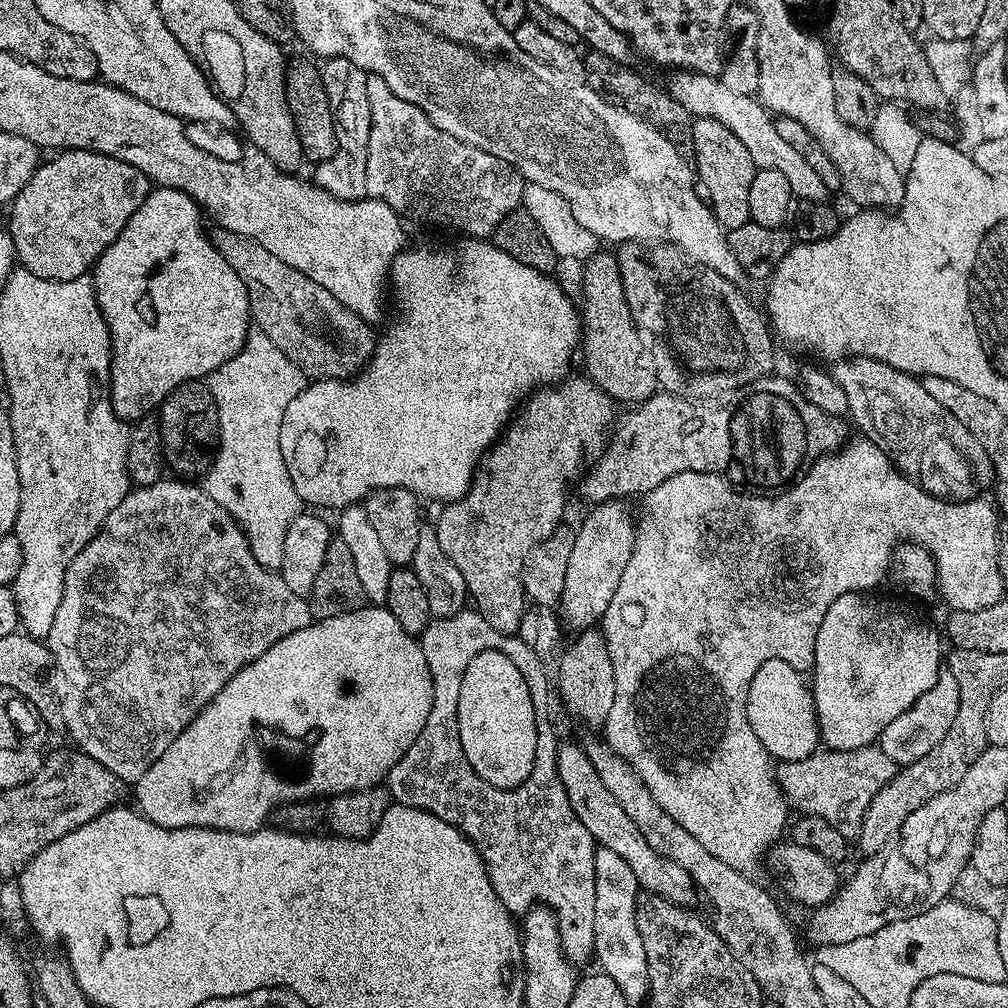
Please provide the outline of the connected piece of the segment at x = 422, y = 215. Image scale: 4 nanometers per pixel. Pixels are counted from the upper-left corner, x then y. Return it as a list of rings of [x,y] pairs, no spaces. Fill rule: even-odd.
[[[369,75],[366,98],[370,101],[370,142],[366,146],[366,190],[373,200],[386,202],[401,218],[409,216],[424,224],[441,224],[444,228],[457,228],[457,233],[468,238],[488,238],[495,233],[498,222],[516,208],[524,198],[525,179],[510,162],[470,146],[446,130],[438,130],[434,122],[418,106],[398,98],[380,76]]]

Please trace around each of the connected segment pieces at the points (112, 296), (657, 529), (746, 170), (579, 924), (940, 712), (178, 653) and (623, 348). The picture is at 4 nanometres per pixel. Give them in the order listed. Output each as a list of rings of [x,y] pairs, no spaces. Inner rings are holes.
[[[153,187],[126,222],[125,228],[114,239],[113,244],[105,250],[94,265],[91,278],[92,286],[96,290],[96,305],[99,306],[108,333],[112,336],[112,409],[122,421],[141,420],[143,416],[155,413],[164,403],[164,399],[178,386],[203,381],[211,372],[218,370],[218,366],[234,358],[234,354],[238,354],[238,350],[244,345],[244,339],[248,337],[250,331],[248,291],[242,278],[234,274],[230,262],[226,262],[226,258],[222,258],[222,254],[218,254],[218,250],[212,245],[211,239],[206,235],[206,228],[204,232],[203,226],[200,225],[200,216],[202,217],[200,205],[194,203],[186,193],[173,188]]]
[[[852,438],[845,443],[844,447],[835,451],[827,453],[815,460],[812,467],[791,485],[787,490],[779,494],[751,494],[747,496],[744,492],[735,492],[730,485],[724,481],[723,475],[710,473],[692,473],[683,472],[682,474],[674,474],[670,478],[666,478],[666,482],[662,482],[658,486],[654,486],[654,490],[644,493],[640,512],[638,508],[638,519],[635,521],[636,526],[636,541],[634,542],[634,550],[630,562],[626,562],[626,570],[624,571],[624,584],[620,584],[620,592],[614,592],[614,598],[610,598],[610,606],[606,610],[606,614],[602,618],[602,631],[604,634],[604,641],[608,647],[610,654],[610,662],[614,666],[614,682],[616,689],[614,690],[614,706],[610,706],[610,714],[606,718],[602,732],[606,737],[608,744],[614,749],[617,754],[628,763],[634,771],[642,778],[642,782],[646,786],[646,790],[650,790],[650,794],[654,798],[654,802],[658,802],[658,806],[662,806],[662,810],[666,810],[670,814],[670,818],[674,818],[674,822],[678,822],[678,826],[682,826],[682,830],[690,830],[690,834],[694,834],[694,838],[698,838],[698,842],[702,842],[710,854],[714,858],[721,859],[726,865],[731,866],[734,870],[738,870],[744,875],[755,873],[755,869],[759,866],[762,856],[783,837],[781,836],[783,830],[785,833],[788,817],[790,813],[787,800],[784,798],[783,792],[776,785],[776,773],[774,771],[773,757],[769,756],[768,751],[762,746],[762,742],[758,738],[758,734],[754,734],[754,730],[748,721],[746,714],[746,698],[748,697],[748,687],[754,678],[754,674],[758,670],[758,666],[762,666],[762,662],[767,660],[785,660],[788,664],[793,664],[795,660],[808,660],[814,664],[814,646],[818,638],[818,626],[822,626],[822,618],[826,618],[826,610],[839,596],[847,592],[859,592],[861,590],[872,590],[876,583],[879,582],[883,576],[887,577],[890,572],[890,565],[892,562],[892,553],[896,551],[901,542],[911,542],[918,544],[920,547],[926,549],[932,554],[933,560],[936,561],[936,575],[938,577],[938,588],[943,592],[972,592],[972,600],[970,600],[970,607],[974,610],[982,610],[986,606],[994,606],[997,602],[1005,599],[1006,582],[1000,573],[1000,563],[998,562],[998,550],[996,549],[996,530],[998,527],[998,516],[994,511],[993,505],[988,504],[981,498],[968,498],[963,502],[949,502],[944,498],[937,498],[932,495],[931,491],[925,490],[915,479],[907,480],[909,477],[902,473],[892,463],[890,457],[885,454],[874,442],[863,438]]]
[[[714,118],[693,119],[692,129],[694,172],[714,218],[725,230],[751,221],[750,184],[758,169],[750,158],[750,150],[746,150],[746,146],[742,146],[742,142],[738,142],[738,138],[734,138],[734,134],[730,134],[730,130],[726,130],[726,126],[722,126],[722,122]]]
[[[465,610],[453,616],[434,618],[426,630],[418,637],[422,654],[426,654],[426,666],[432,668],[432,699],[430,719],[422,726],[422,734],[414,738],[410,750],[388,771],[386,787],[388,795],[397,804],[411,808],[421,808],[446,822],[450,822],[478,850],[484,863],[486,874],[494,888],[500,904],[513,914],[525,914],[536,905],[544,905],[556,916],[560,931],[561,946],[565,958],[573,965],[580,966],[593,959],[594,946],[594,854],[597,850],[596,839],[578,822],[578,814],[566,798],[566,790],[558,778],[556,749],[558,739],[548,717],[548,676],[536,657],[536,648],[521,640],[519,635],[499,632],[482,618],[475,610]],[[483,651],[500,651],[511,656],[522,672],[526,686],[529,687],[531,701],[537,716],[537,754],[529,777],[514,789],[498,789],[483,781],[467,761],[459,741],[454,708],[451,703],[440,704],[440,700],[455,702],[462,685],[464,668],[473,661],[476,654]]]
[[[947,670],[941,671],[934,686],[926,690],[904,713],[899,714],[898,718],[894,718],[886,726],[879,736],[878,746],[897,766],[918,762],[918,758],[930,754],[930,750],[934,750],[934,746],[938,746],[938,742],[946,738],[948,727],[952,725],[952,719],[958,710],[959,701],[958,682],[954,674]]]
[[[162,478],[154,486],[145,488],[133,487],[122,502],[106,518],[100,532],[70,562],[64,579],[62,602],[58,602],[58,614],[54,614],[54,626],[50,626],[50,634],[46,637],[48,651],[52,654],[52,663],[58,673],[58,699],[60,713],[64,719],[63,731],[72,735],[72,740],[79,751],[94,758],[106,770],[110,770],[119,780],[135,782],[139,780],[158,758],[182,734],[182,730],[196,717],[203,708],[230,682],[238,670],[242,670],[250,662],[254,662],[274,642],[286,638],[286,634],[294,634],[294,630],[302,630],[312,623],[314,617],[309,601],[305,597],[294,594],[290,586],[286,586],[284,577],[273,569],[263,568],[254,558],[248,540],[240,525],[218,502],[214,502],[195,483],[185,482],[180,478]]]
[[[598,250],[583,261],[584,301],[579,301],[582,313],[582,352],[587,379],[593,380],[614,402],[625,400],[636,406],[657,395],[658,385],[654,362],[649,356],[643,336],[636,329],[626,294],[622,290],[620,267],[611,251]]]

